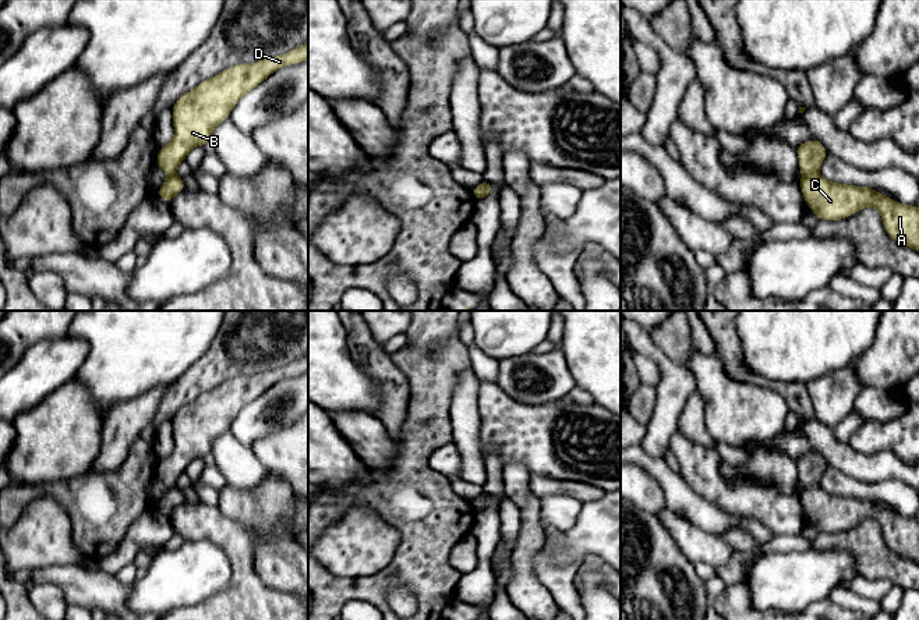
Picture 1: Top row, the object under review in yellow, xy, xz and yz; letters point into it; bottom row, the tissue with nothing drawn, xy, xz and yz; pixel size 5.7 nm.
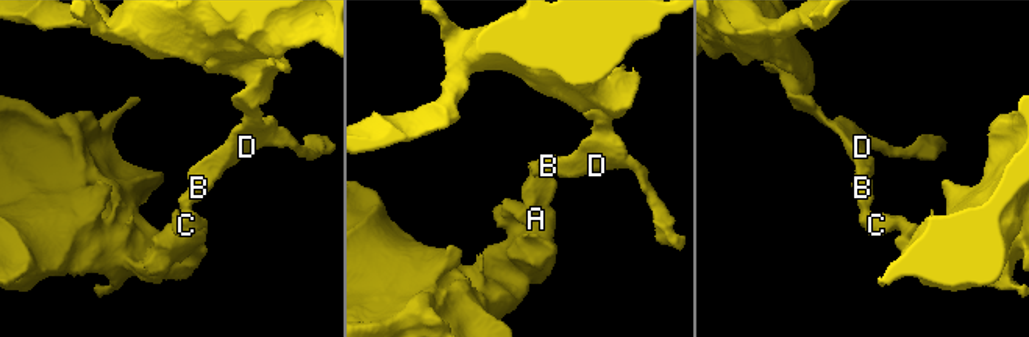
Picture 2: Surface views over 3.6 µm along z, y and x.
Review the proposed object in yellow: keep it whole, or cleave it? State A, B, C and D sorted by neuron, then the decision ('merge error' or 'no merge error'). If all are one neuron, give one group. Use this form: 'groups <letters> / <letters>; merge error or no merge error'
groups A C / B D; merge error

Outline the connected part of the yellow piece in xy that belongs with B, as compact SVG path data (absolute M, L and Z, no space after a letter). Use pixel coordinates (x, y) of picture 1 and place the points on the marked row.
M308 40L284 54L251 64L236 64L201 82L181 95L170 107L174 138L156 153L156 164L167 174L176 174L181 162L195 146L205 146L219 123L227 120L231 109L251 89L276 70L308 60Z

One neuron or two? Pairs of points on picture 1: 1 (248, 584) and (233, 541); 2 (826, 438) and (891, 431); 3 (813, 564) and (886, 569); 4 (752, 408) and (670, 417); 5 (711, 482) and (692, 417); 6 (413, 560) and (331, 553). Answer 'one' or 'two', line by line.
1: one
2: two
3: two
4: two
5: two
6: two

